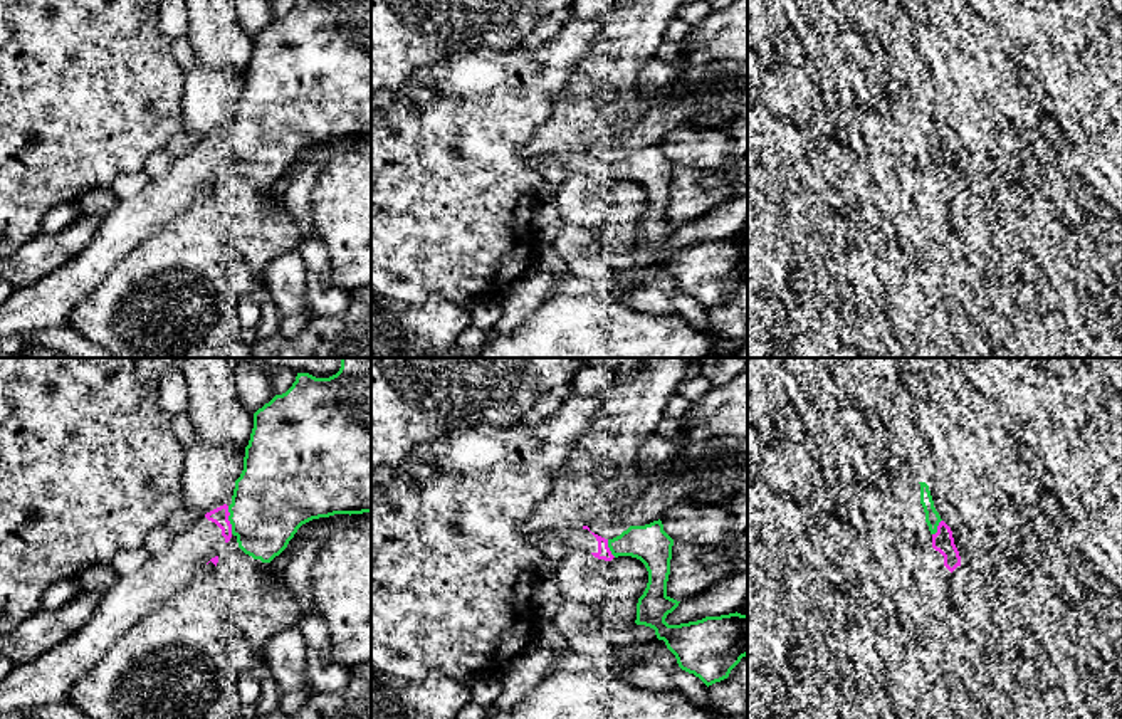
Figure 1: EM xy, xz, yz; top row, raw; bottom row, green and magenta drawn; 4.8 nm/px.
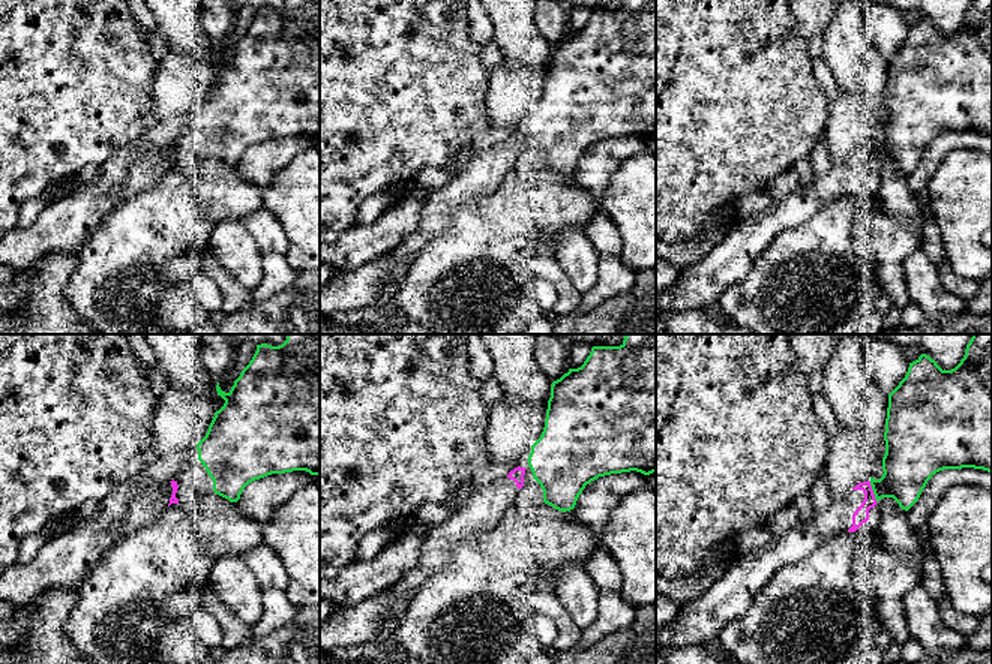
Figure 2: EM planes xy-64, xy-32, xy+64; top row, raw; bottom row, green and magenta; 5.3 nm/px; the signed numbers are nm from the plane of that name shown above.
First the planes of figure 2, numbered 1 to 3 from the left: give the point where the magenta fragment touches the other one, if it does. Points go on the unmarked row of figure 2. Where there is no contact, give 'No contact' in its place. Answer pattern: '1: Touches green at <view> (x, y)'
1: No contact
2: No contact
3: Touches green at xy+64 (874, 156)

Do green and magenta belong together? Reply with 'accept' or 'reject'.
accept

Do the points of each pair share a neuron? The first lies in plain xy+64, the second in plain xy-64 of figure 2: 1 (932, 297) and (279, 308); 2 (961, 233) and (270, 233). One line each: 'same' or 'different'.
1: different
2: different

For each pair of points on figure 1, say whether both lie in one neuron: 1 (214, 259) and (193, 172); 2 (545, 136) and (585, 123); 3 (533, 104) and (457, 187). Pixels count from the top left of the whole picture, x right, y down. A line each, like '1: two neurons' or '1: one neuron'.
1: two neurons
2: one neuron
3: one neuron

